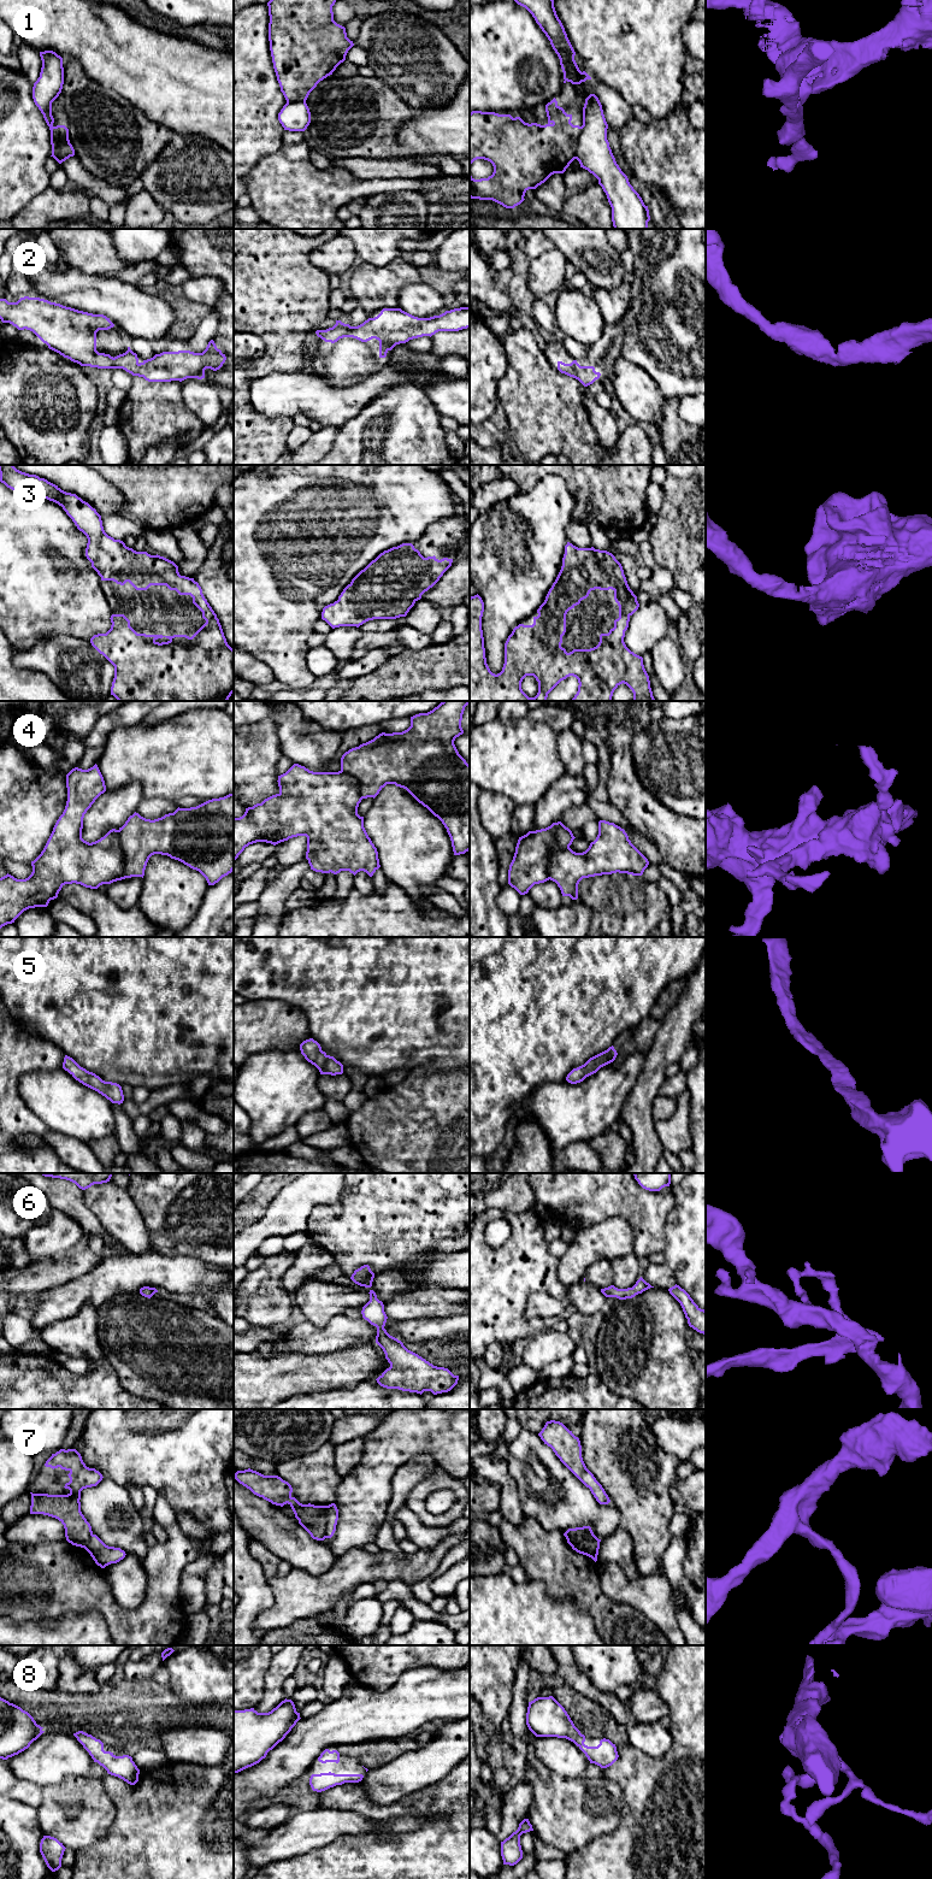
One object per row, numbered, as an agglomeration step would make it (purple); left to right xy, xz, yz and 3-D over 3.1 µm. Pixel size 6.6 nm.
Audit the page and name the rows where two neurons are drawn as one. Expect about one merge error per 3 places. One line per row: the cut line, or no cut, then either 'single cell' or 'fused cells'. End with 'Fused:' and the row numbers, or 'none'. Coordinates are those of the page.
1: cut yz (582, 127), (578, 134), (578, 147), (574, 158); fused cells
2: cut none; single cell
3: cut none; single cell
4: cut yz (556, 840), (549, 844), (548, 878); fused cells
5: cut none; single cell
6: cut none; single cell
7: cut xz (328, 1506), (326, 1532), (324, 1537); fused cells
8: cut none; single cell
Fused: 1, 4, 7

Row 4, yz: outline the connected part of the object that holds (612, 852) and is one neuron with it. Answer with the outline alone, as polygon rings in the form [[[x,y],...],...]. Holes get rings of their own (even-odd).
[[[606,820],[598,821],[598,835],[583,853],[564,849],[558,841],[549,844],[549,879],[558,884],[562,896],[572,900],[578,899],[578,884],[583,878],[617,872],[642,876],[648,865],[648,859],[631,843],[625,830]]]

